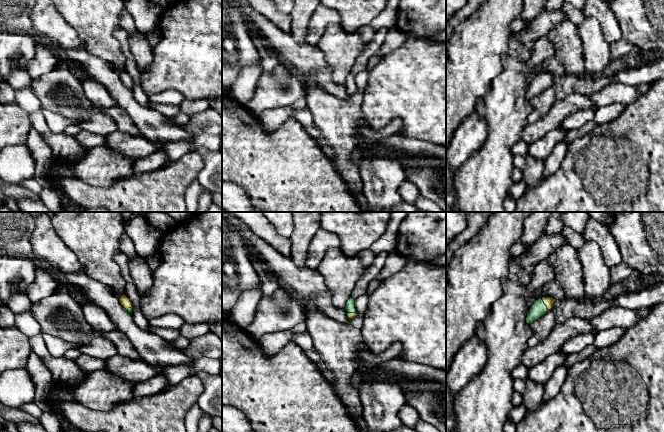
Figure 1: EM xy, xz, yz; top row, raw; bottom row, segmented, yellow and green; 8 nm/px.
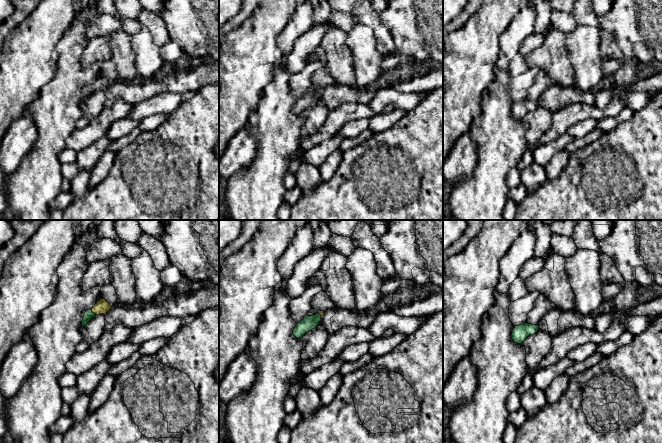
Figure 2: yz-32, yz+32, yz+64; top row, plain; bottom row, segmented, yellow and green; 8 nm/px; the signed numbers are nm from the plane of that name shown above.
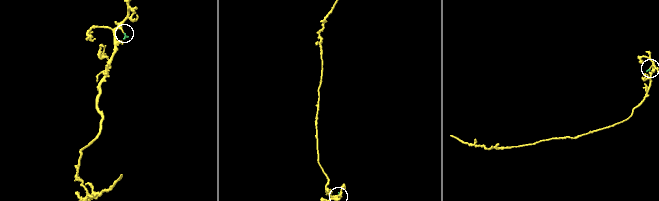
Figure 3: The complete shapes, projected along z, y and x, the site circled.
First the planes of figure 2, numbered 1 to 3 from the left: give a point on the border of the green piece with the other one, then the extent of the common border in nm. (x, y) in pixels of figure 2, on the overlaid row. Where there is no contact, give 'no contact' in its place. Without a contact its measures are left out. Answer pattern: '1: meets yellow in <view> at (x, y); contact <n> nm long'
1: meets yellow in yz-32 at (93, 312); contact 60 nm long
2: meets yellow in yz+32 at (320, 314); contact 40 nm long
3: no contact

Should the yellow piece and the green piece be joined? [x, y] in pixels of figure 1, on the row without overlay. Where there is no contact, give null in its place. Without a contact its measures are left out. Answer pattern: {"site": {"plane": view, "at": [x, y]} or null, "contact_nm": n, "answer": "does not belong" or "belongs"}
{"site": {"plane": "yz", "at": [544, 79]}, "contact_nm": 110, "answer": "belongs"}

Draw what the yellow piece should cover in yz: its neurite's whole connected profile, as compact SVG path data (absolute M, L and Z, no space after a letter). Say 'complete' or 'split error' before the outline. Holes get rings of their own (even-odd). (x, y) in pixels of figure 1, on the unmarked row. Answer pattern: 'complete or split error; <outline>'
split error; M551 73L537 75L527 90L526 99L531 101L533 98L540 95L548 86L552 85L555 77L556 75Z

